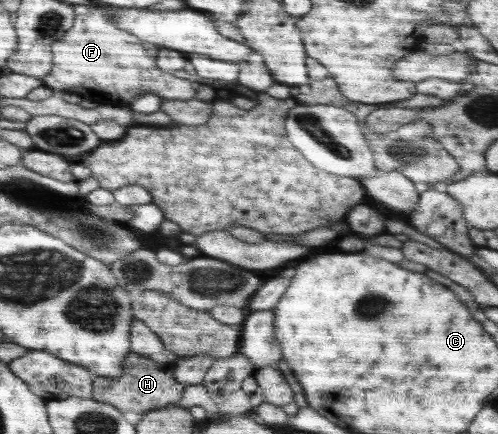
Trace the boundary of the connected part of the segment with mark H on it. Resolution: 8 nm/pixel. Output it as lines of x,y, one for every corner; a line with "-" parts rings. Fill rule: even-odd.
130,352
123,363
123,373
118,378
96,376
92,382
92,399
113,405
121,412
147,411
175,404
181,397
186,385
175,380
173,364
164,365
136,352

